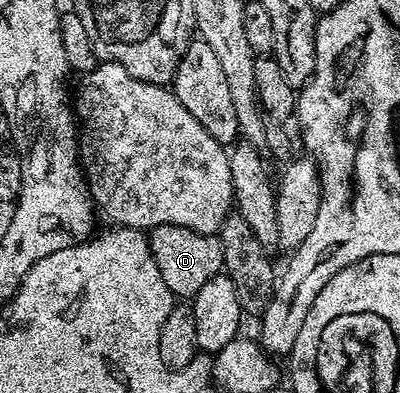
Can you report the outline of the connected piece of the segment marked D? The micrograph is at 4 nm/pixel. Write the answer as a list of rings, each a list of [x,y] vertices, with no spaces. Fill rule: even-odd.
[[[164,223],[158,227],[148,228],[147,238],[149,252],[159,269],[159,277],[163,277],[167,289],[178,300],[192,300],[207,281],[222,274],[224,249],[217,235],[204,235],[183,225]]]

